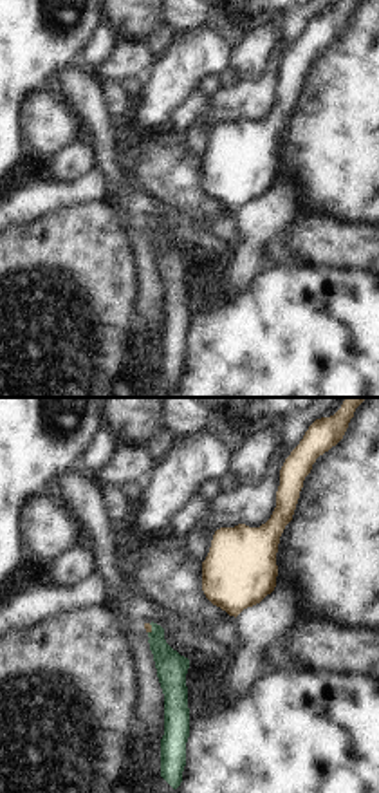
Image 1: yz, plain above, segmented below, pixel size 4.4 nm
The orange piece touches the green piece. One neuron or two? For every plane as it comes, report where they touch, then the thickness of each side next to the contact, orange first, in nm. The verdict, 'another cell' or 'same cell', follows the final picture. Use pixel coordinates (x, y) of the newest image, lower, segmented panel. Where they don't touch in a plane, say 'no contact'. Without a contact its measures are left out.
(150, 629) | 30/140 nm

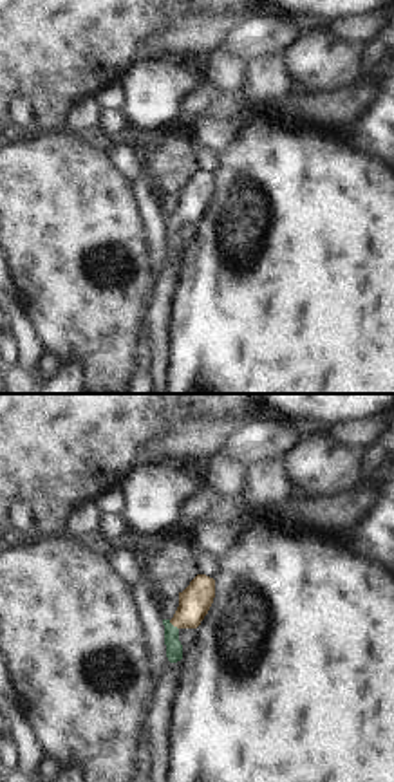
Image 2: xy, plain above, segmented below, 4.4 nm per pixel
(174, 625) | 140/80 nm

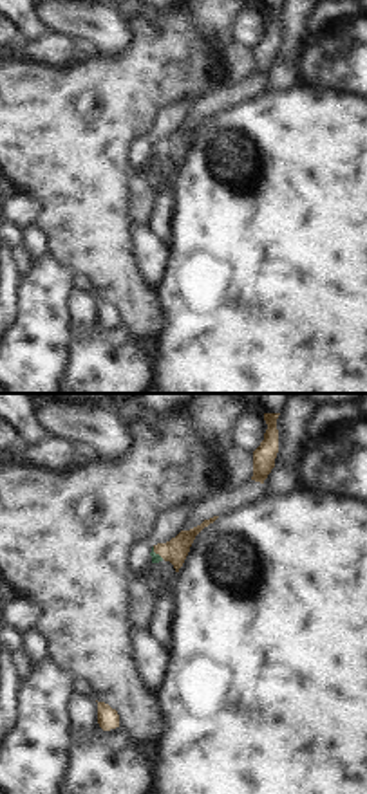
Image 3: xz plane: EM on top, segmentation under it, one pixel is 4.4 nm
(158, 553) | 110/50 nm

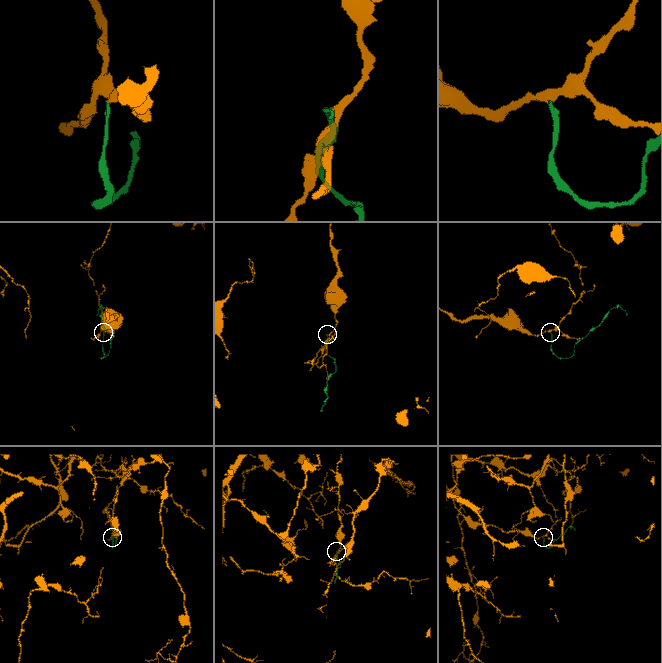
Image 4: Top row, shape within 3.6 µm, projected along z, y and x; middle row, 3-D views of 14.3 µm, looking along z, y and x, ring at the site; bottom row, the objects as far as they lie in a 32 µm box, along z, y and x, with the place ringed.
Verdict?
same cell

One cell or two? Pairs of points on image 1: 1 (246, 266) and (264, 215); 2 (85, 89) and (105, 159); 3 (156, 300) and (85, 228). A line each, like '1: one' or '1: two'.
1: one
2: one
3: two

